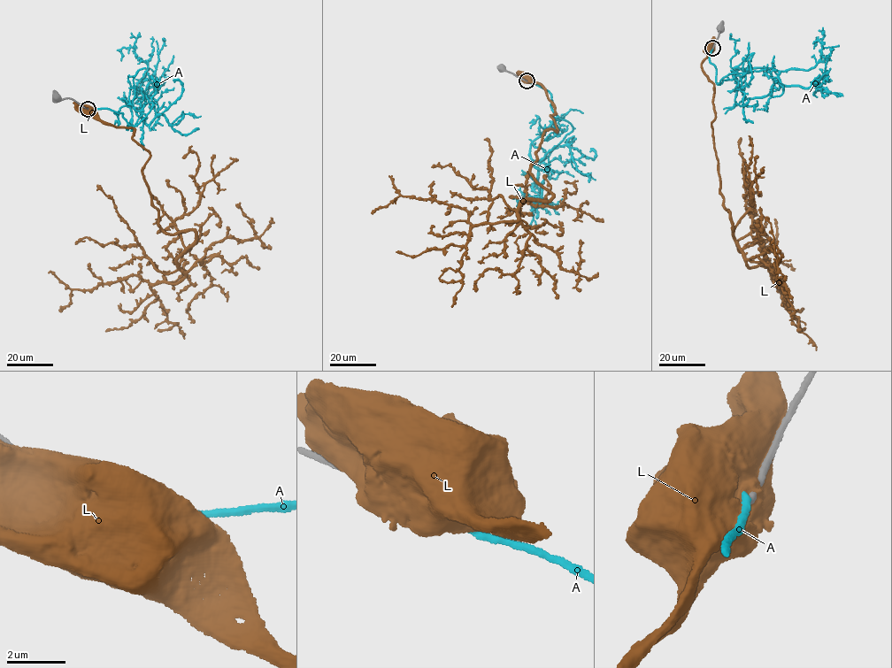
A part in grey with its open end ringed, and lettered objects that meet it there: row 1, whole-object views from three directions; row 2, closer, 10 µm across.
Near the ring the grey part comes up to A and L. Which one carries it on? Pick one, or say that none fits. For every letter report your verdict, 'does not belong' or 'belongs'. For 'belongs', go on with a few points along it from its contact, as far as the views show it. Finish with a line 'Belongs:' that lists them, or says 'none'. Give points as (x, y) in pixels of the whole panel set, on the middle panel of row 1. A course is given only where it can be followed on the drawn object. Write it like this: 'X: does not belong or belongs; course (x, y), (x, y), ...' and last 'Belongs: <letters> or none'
A: does not belong
L: does not belong
Belongs: none

